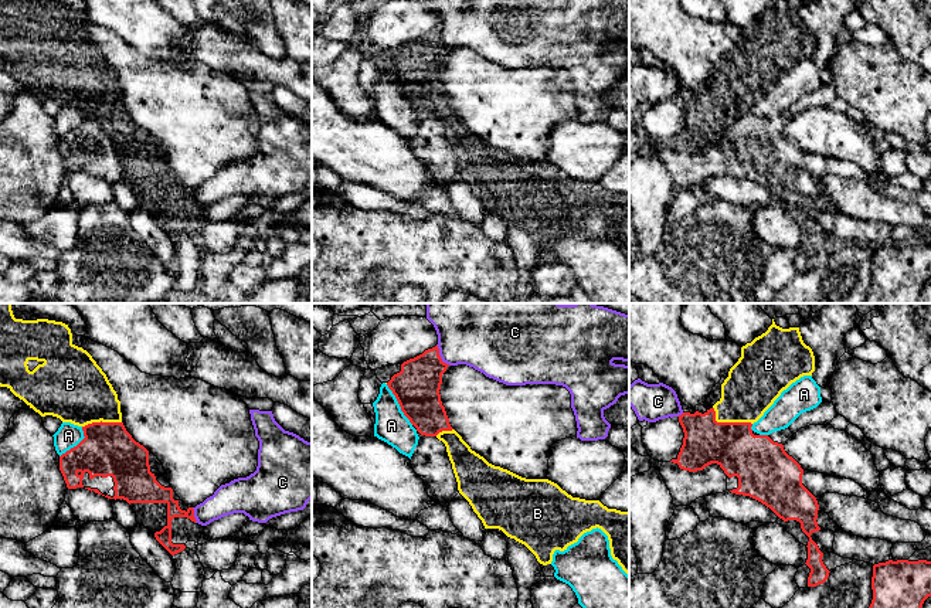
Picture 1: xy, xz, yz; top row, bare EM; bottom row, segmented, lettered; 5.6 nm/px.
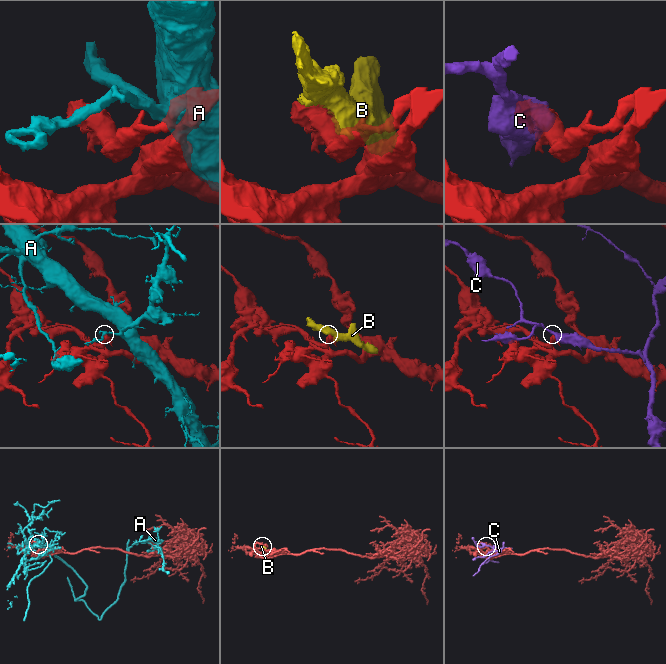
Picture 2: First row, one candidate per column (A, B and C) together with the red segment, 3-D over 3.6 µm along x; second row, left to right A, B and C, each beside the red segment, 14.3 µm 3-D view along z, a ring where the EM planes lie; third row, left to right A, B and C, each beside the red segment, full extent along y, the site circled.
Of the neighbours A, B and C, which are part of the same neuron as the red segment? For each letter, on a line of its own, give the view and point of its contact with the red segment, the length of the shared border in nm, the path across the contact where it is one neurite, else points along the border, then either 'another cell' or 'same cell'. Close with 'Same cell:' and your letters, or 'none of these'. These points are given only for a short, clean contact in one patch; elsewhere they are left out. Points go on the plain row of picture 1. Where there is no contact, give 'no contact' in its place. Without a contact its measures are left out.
A: contact xz (398, 85); length 280 nm; another cell
B: contact yz (727, 105); length 240 nm; another cell
C: contact xz (439, 38); length 140 nm; another cell
Same cell: none of these

